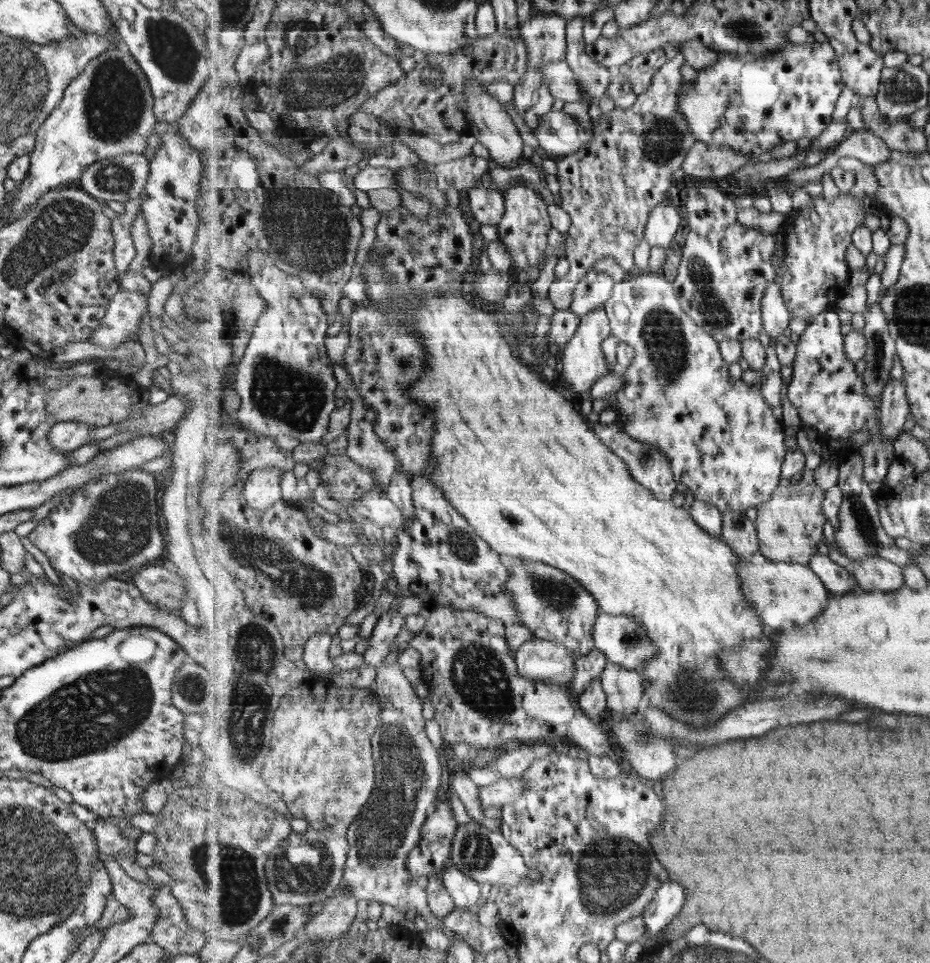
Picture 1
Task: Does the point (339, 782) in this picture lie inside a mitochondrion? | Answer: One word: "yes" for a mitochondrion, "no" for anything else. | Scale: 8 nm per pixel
yes

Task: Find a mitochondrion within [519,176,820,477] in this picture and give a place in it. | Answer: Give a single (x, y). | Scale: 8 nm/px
(662, 336)

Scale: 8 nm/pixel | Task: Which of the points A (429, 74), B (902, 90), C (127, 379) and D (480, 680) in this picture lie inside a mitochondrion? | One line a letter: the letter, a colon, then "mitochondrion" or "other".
A: other
B: mitochondrion
C: other
D: mitochondrion

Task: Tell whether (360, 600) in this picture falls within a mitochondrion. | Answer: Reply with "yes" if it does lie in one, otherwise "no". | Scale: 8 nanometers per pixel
no

